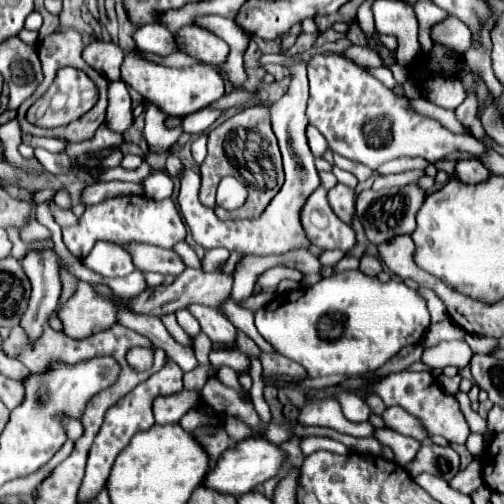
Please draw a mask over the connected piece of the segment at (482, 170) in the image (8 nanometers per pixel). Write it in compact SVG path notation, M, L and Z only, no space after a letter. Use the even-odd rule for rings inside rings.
M461 160L457 162L457 178L465 184L479 184L491 178L493 172L481 160Z

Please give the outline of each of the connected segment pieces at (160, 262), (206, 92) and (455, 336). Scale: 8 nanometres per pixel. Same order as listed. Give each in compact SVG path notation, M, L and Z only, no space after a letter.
M139 242L121 244L121 248L127 254L131 254L135 268L141 272L159 272L165 276L167 274L179 276L185 270L183 260L173 250L165 250L151 244L139 244Z
M132 51L125 56L121 64L121 82L137 90L143 98L151 100L159 110L163 110L167 116L173 118L185 118L193 112L203 110L205 106L217 102L223 96L223 82L219 72L213 66L207 64L195 64L191 68L177 68L177 70L167 70L161 68L156 63L147 61L138 55L137 51Z
M451 319L430 324L421 345L424 348L436 346L442 340L463 340L465 332L455 325Z

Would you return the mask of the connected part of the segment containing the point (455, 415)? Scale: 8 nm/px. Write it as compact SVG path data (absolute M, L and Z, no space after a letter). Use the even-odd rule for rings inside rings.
M409 370L395 372L385 378L379 378L375 384L369 384L367 390L381 396L381 400L387 408L401 406L403 410L411 412L413 416L417 416L425 424L429 434L439 434L439 436L447 438L451 444L465 442L467 436L471 434L471 430L465 422L465 416L459 408L459 402L451 394L447 394L443 388L439 388L439 384L433 382L433 376L427 372L409 372ZM433 384L435 384L435 388L433 388Z

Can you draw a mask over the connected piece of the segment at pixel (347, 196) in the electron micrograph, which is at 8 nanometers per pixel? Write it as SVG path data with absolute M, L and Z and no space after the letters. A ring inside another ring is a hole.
M337 184L335 188L329 190L329 204L331 208L337 212L337 216L351 226L353 222L353 214L355 214L355 192L343 184Z

